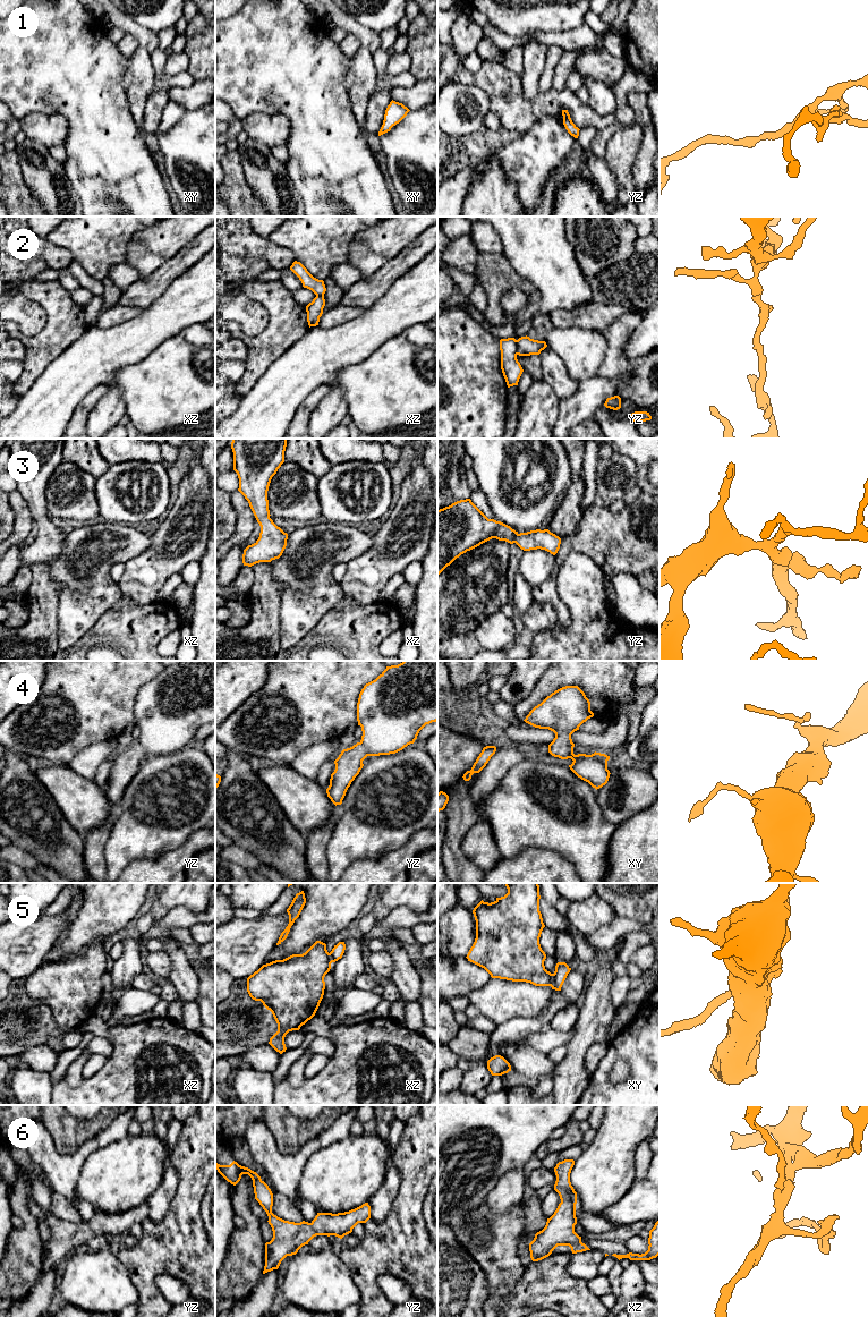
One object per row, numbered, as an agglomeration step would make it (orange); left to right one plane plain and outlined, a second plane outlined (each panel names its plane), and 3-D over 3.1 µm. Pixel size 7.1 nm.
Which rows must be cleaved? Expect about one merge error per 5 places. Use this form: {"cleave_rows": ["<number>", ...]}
{"cleave_rows": ["2", "5"]}

